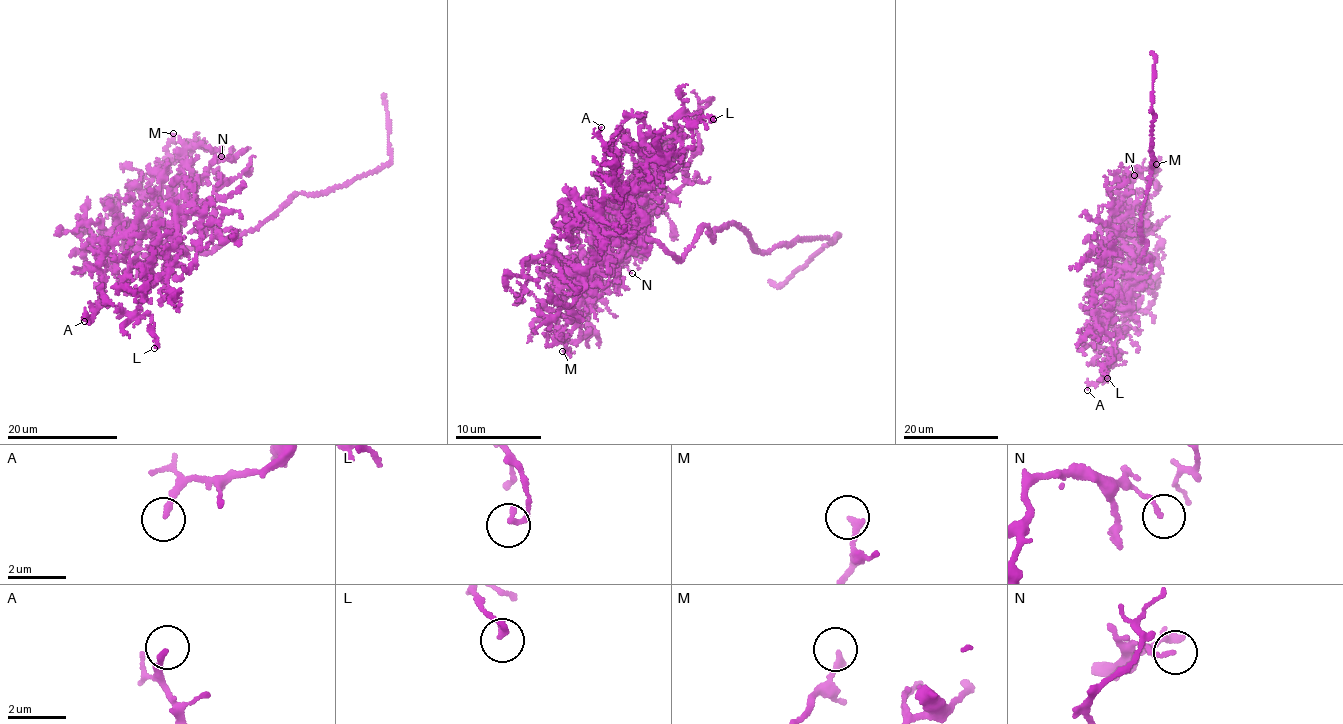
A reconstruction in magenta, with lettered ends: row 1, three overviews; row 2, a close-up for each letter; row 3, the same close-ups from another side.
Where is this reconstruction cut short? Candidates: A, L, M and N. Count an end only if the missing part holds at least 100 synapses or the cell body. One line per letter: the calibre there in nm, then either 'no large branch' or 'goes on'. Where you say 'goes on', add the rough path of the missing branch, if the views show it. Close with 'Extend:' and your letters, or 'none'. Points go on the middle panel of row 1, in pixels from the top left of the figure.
A: 170 nm thick; no large branch
L: 190 nm thick; no large branch
M: 200 nm thick; no large branch
N: 140 nm thick; no large branch
Extend: none

